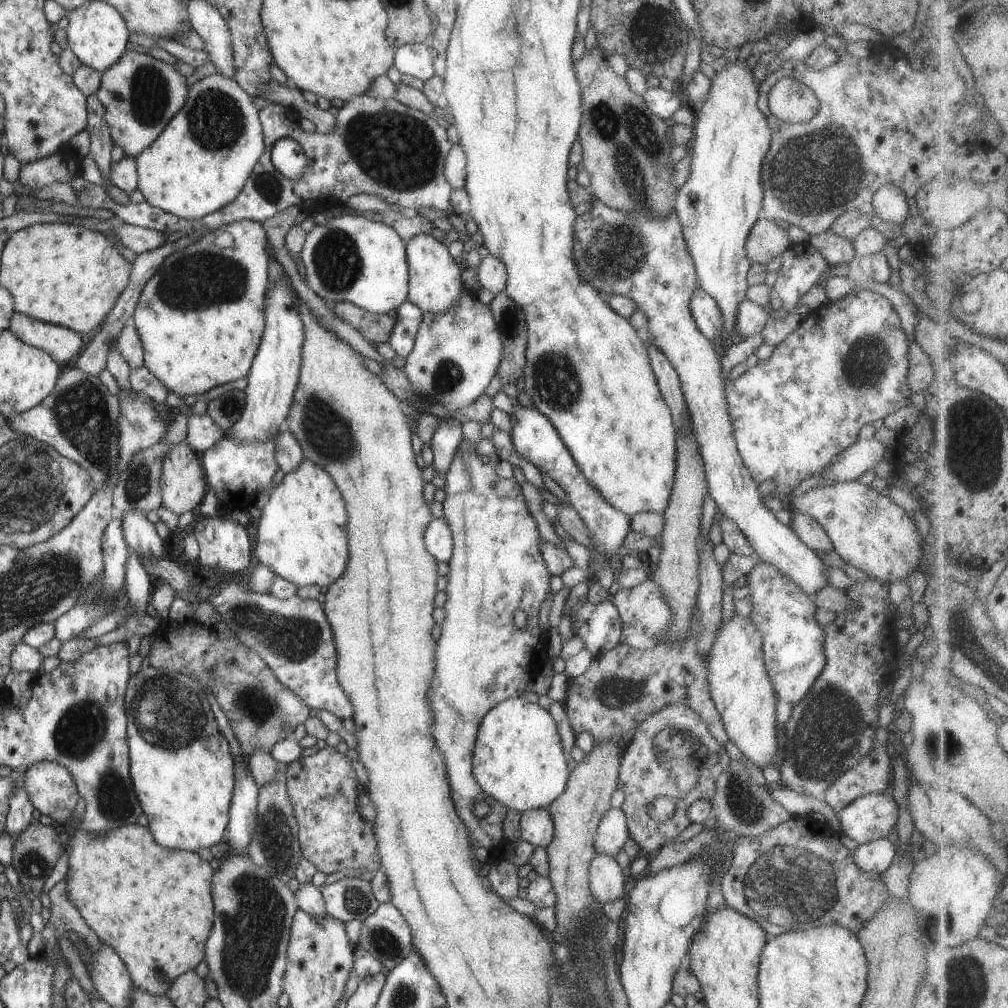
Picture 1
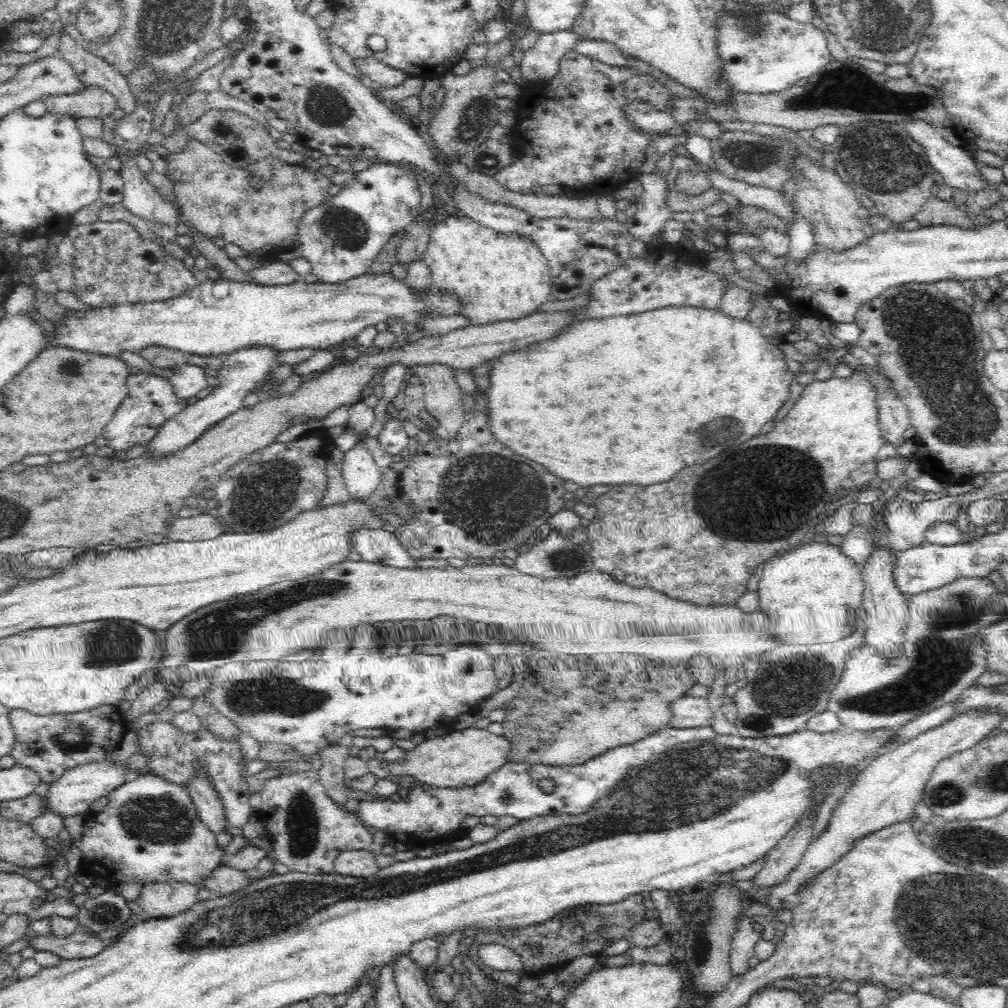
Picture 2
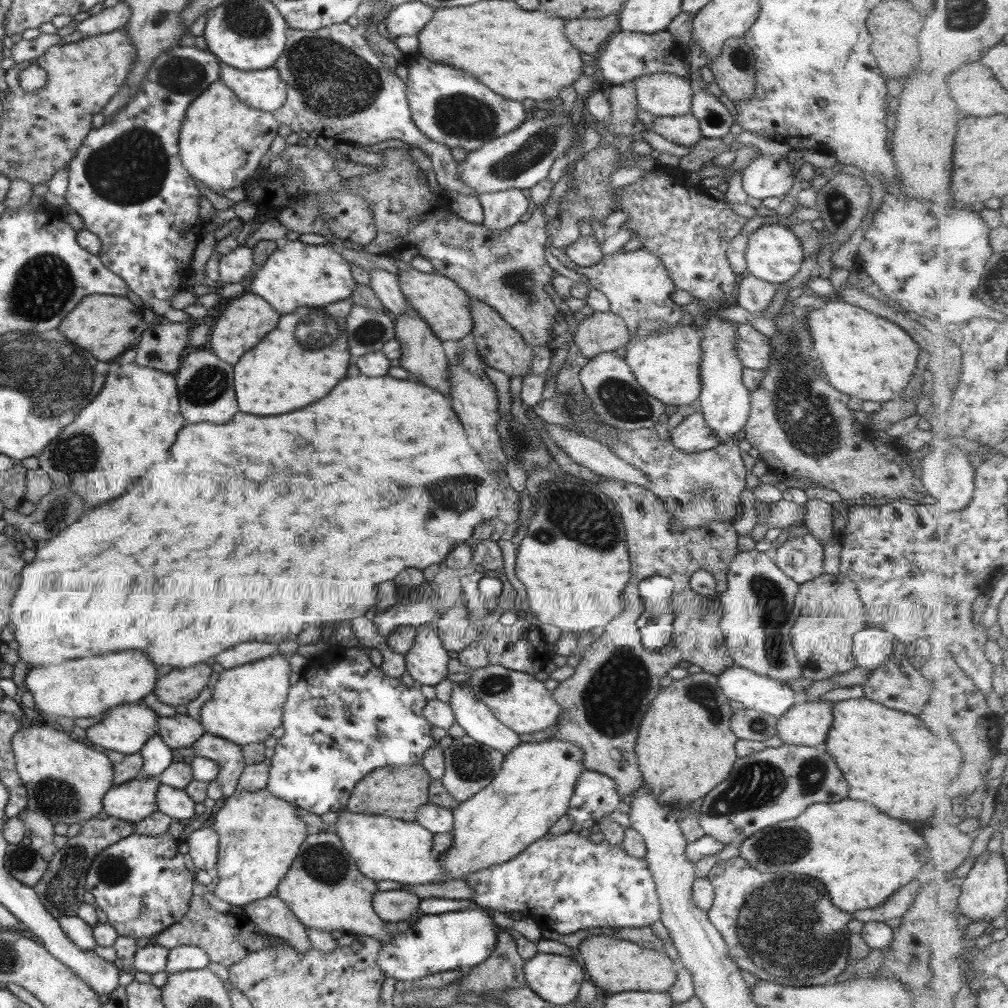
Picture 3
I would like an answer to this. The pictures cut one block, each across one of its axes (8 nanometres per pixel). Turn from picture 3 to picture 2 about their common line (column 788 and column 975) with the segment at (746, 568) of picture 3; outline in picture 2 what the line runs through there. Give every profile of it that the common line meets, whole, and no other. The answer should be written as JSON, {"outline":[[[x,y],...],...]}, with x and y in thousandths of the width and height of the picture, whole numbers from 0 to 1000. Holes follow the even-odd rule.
{"outline":[[[952,572],[950,575],[938,579],[938,582],[902,591],[900,594],[901,611],[899,614],[901,625],[899,625],[899,635],[897,635],[897,647],[895,647],[895,651],[893,651],[891,655],[884,657],[884,655],[874,653],[867,644],[859,639],[847,644],[842,653],[838,656],[833,676],[827,681],[827,685],[823,687],[822,696],[819,698],[819,703],[827,706],[827,708],[833,713],[835,720],[839,721],[841,724],[859,726],[859,724],[871,724],[874,722],[892,722],[893,718],[899,716],[899,714],[905,715],[906,713],[911,712],[911,710],[923,706],[923,704],[933,702],[936,698],[945,695],[948,696],[954,689],[954,687],[965,682],[967,676],[977,668],[978,647],[977,641],[975,641],[975,636],[973,635],[973,626],[974,623],[984,620],[988,615],[993,615],[992,607],[988,601],[986,601],[986,598],[984,598],[984,594],[982,594],[986,591],[986,587],[989,587],[989,585],[979,572],[963,574],[955,574]]]}

